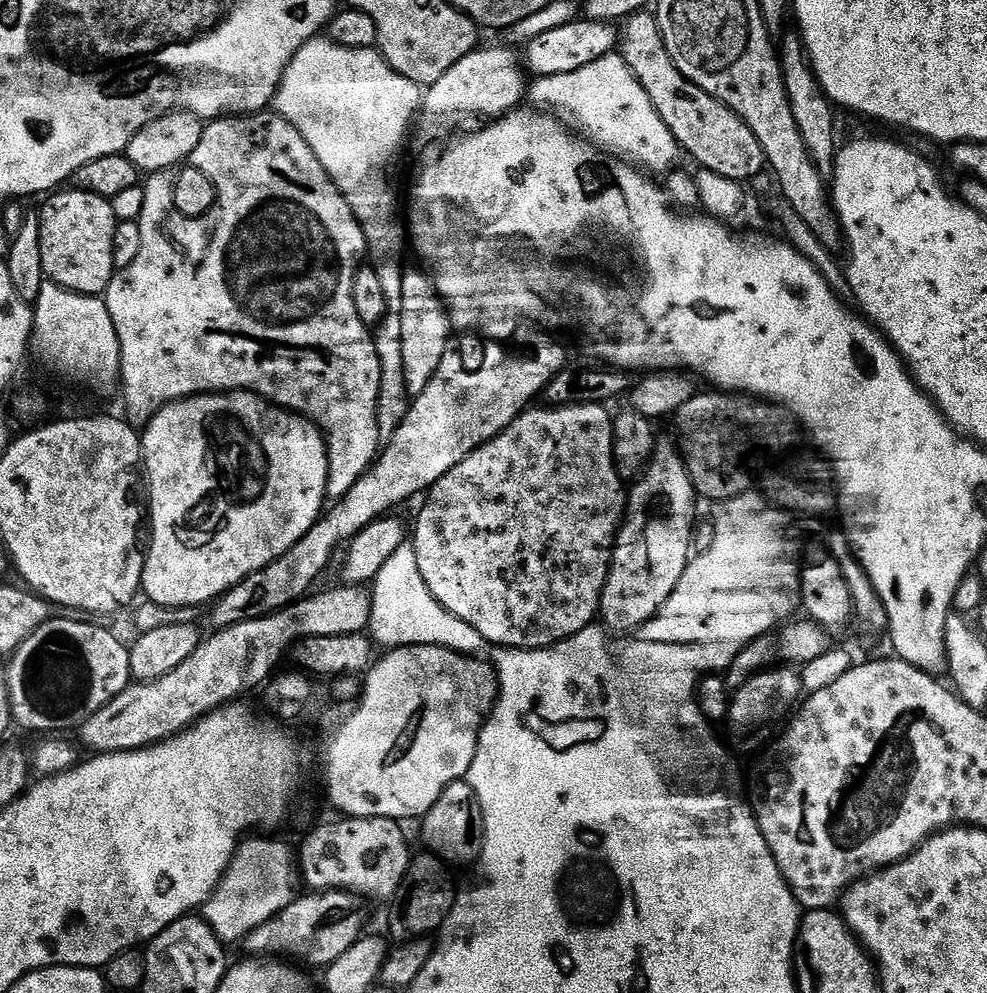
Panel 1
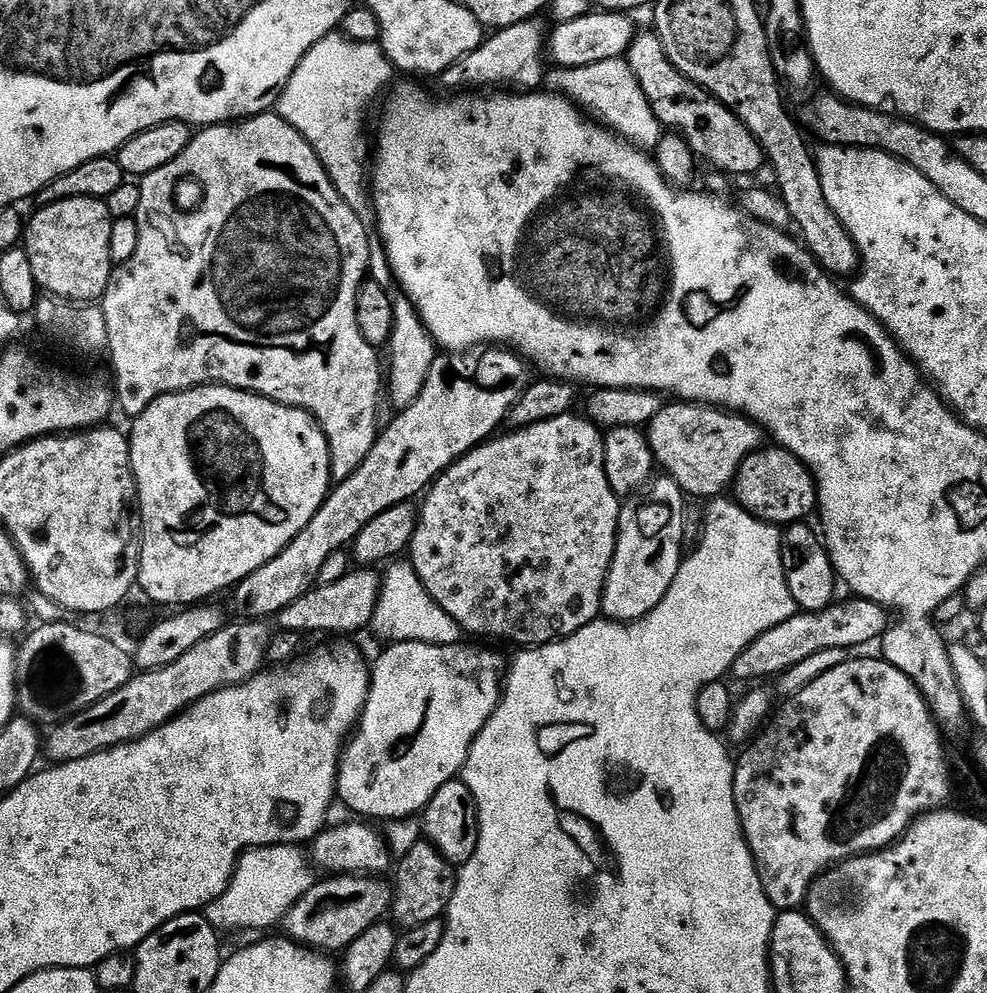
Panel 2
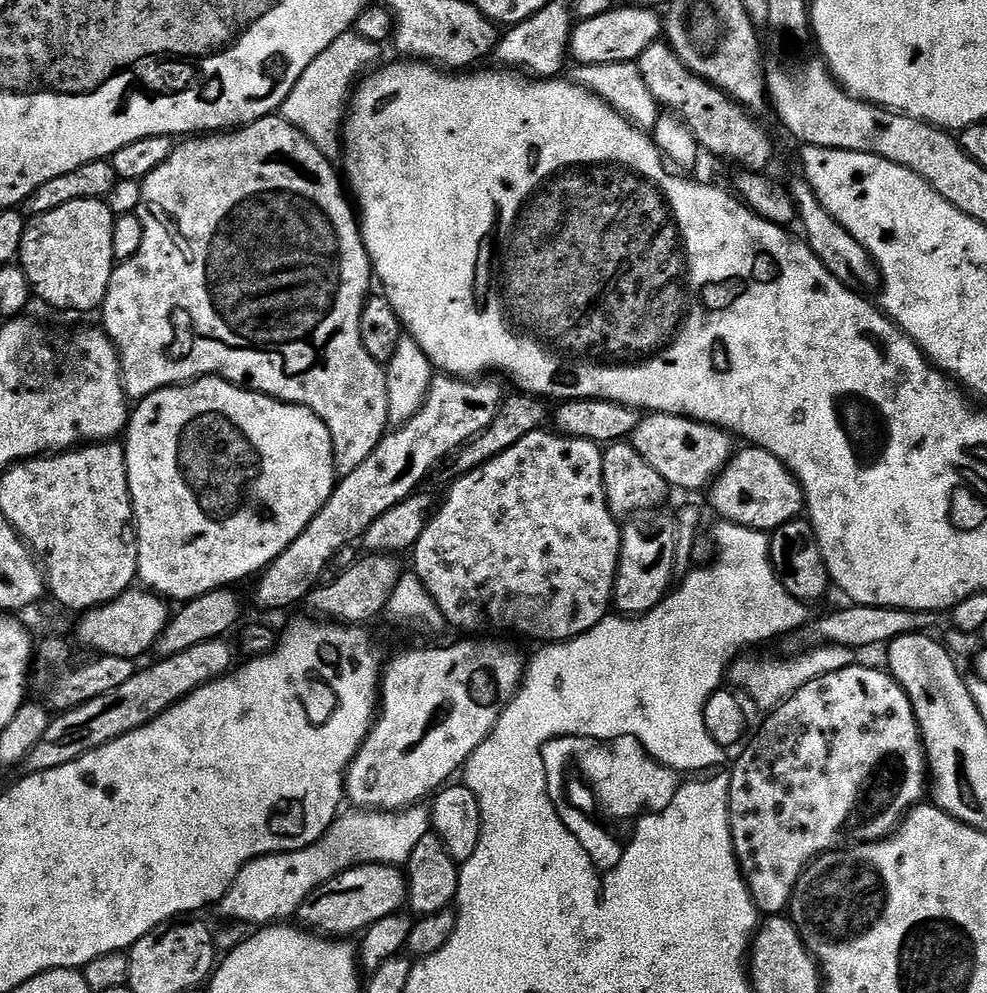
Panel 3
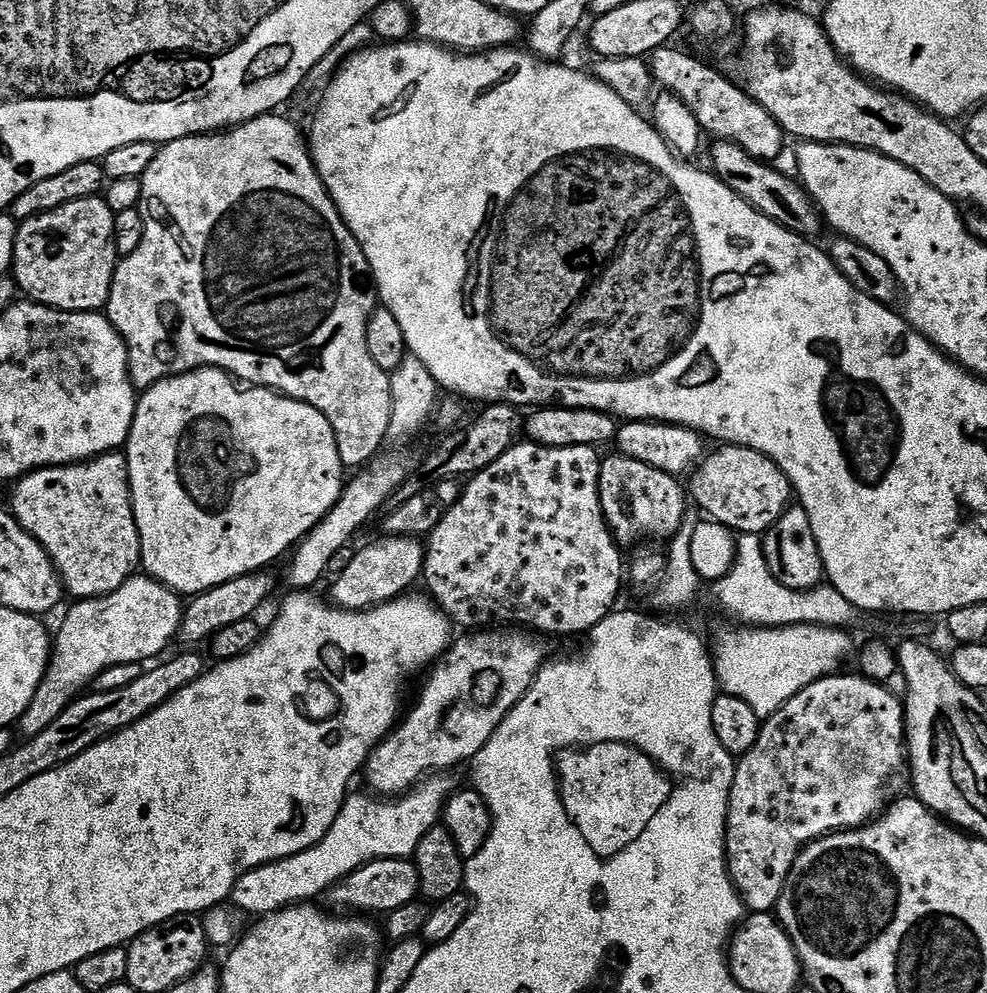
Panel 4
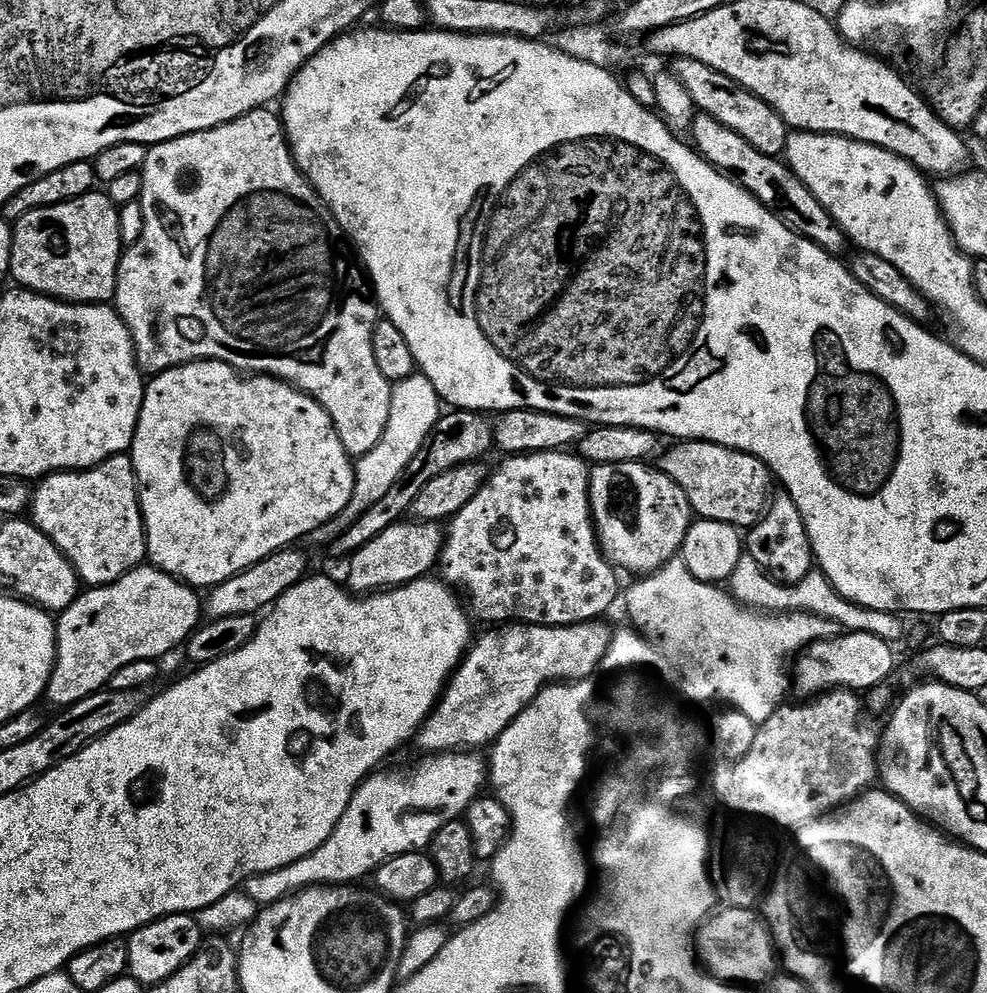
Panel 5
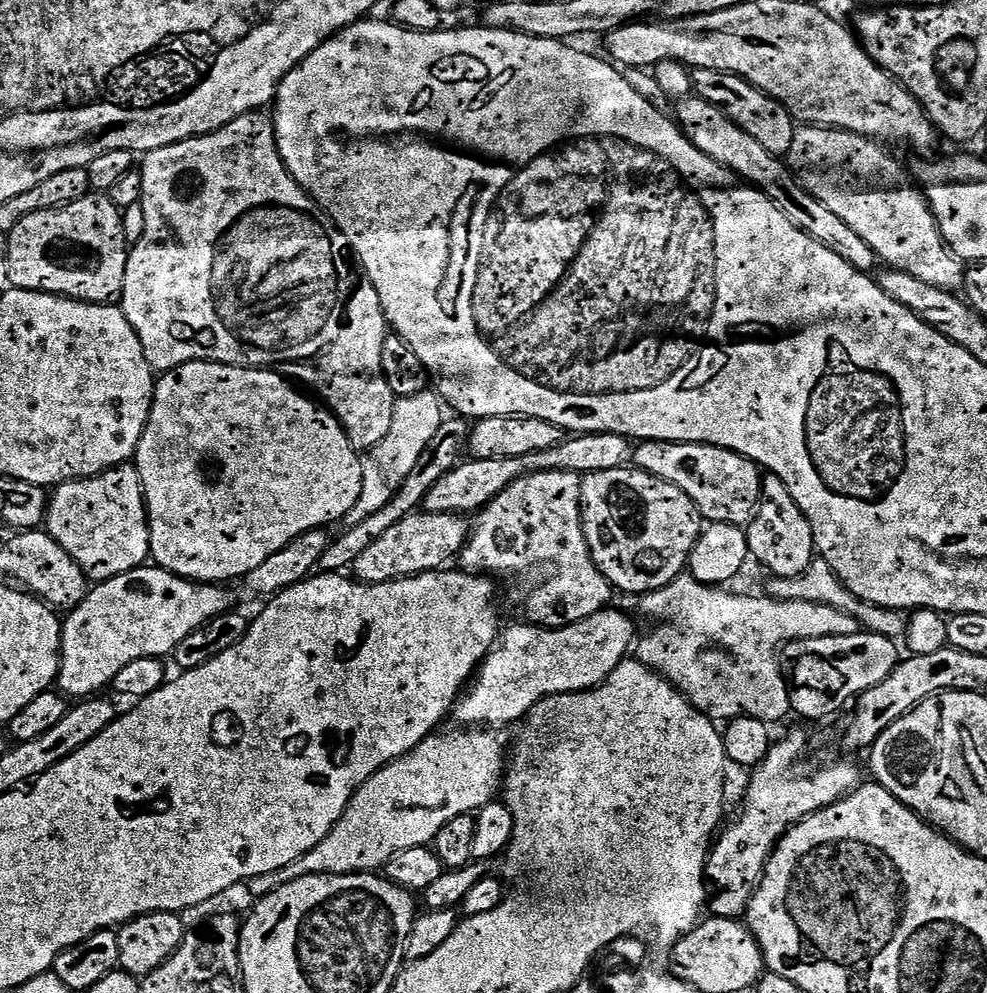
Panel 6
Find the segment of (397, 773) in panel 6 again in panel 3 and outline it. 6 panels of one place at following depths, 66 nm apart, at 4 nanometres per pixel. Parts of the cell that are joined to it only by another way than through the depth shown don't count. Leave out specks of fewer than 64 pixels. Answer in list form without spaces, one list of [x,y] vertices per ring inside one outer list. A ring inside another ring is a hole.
[[[427,807],[401,808],[399,812],[351,810],[337,815],[335,823],[318,842],[300,851],[279,852],[254,859],[243,867],[230,890],[216,906],[230,922],[268,926],[299,913],[302,902],[314,889],[357,864],[404,866],[411,851],[430,832]]]

